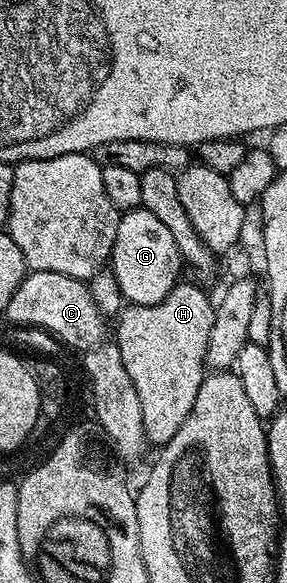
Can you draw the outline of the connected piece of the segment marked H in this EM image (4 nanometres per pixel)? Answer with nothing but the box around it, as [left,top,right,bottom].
[116,280,215,448]

